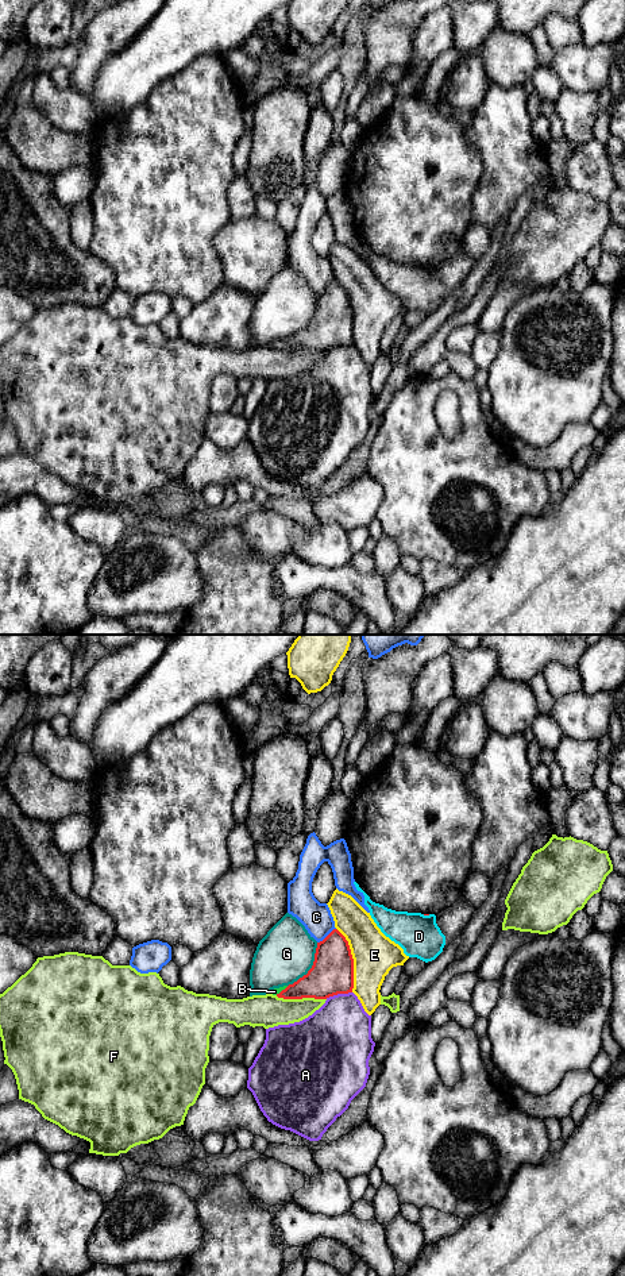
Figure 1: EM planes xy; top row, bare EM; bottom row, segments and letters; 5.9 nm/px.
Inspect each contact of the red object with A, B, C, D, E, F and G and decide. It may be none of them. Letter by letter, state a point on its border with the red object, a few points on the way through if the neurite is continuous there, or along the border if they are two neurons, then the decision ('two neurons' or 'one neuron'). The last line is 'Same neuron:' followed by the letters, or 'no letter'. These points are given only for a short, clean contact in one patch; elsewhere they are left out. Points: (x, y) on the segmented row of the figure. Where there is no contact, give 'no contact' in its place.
A: meets red in xy at (338, 993); two neurons
B: meets red in xy at (282, 990); runs through xy (323, 980), (299, 990), (282, 990), (274, 991); one neuron
C: meets red in xy at (327, 936); two neurons
D: meets red in xy at (427, 914); two neurons
E: meets red in xy at (352, 960); two neurons
F: meets red in xy at (301, 998); two neurons
G: meets red in xy at (312, 967); two neurons
Same neuron: B

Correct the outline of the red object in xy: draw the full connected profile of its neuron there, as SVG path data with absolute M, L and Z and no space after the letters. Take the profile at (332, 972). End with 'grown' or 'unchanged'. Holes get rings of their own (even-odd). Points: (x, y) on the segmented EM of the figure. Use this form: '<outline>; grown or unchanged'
M333 929L317 942L315 961L306 975L289 986L271 990L283 999L327 999L337 994L352 992L354 959L346 937Z; grown

